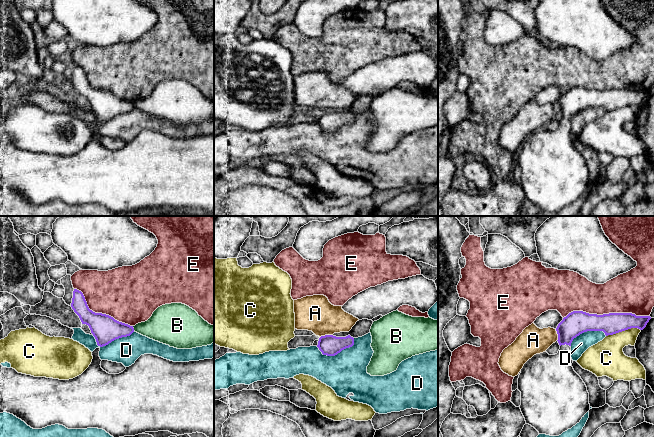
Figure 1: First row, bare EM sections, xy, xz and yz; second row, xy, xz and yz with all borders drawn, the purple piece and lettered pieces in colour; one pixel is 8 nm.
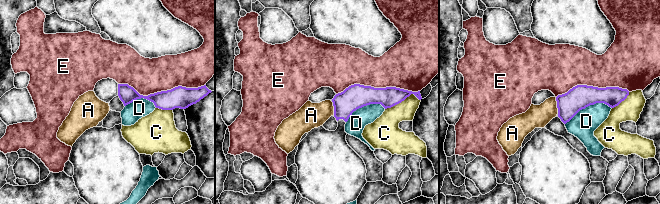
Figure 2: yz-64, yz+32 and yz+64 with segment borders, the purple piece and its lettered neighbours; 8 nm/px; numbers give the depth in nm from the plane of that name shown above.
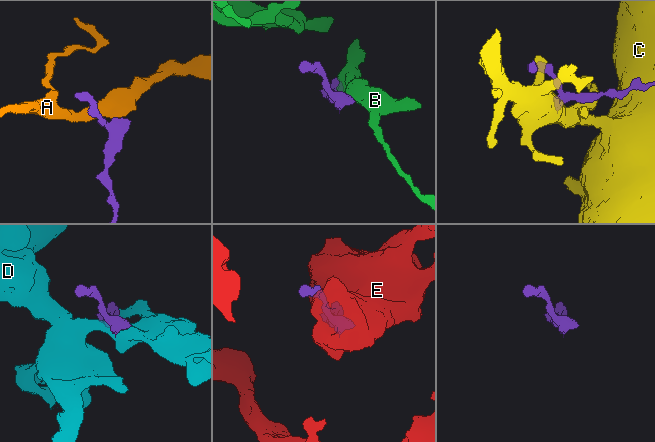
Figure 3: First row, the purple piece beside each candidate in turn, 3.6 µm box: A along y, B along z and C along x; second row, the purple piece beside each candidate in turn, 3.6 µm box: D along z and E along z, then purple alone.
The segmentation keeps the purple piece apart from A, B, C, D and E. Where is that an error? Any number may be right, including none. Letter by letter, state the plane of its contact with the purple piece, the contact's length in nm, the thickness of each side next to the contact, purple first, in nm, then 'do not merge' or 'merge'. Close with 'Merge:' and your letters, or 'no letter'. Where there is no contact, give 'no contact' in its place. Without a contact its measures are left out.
A: meets purple in xz; contact 110 nm long; 170 nm thick on the purple side, 300 nm on the other; do not merge
B: meets purple in xy; contact 40 nm long; 220 nm thick on the purple side, 260 nm on the other; do not merge
C: meets purple in yz; contact 280 nm long; 170 nm thick on the purple side, 260 nm on the other; do not merge
D: meets purple in xy; contact 340 nm long; 220 nm thick on the purple side, 220 nm on the other; do not merge
E: meets purple in yz; contact 700 nm long; 190 nm thick on the purple side, 320 nm on the other; do not merge
Merge: no letter

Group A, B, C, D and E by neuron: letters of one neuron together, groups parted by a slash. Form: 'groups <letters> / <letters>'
groups A / B / C / D / E

